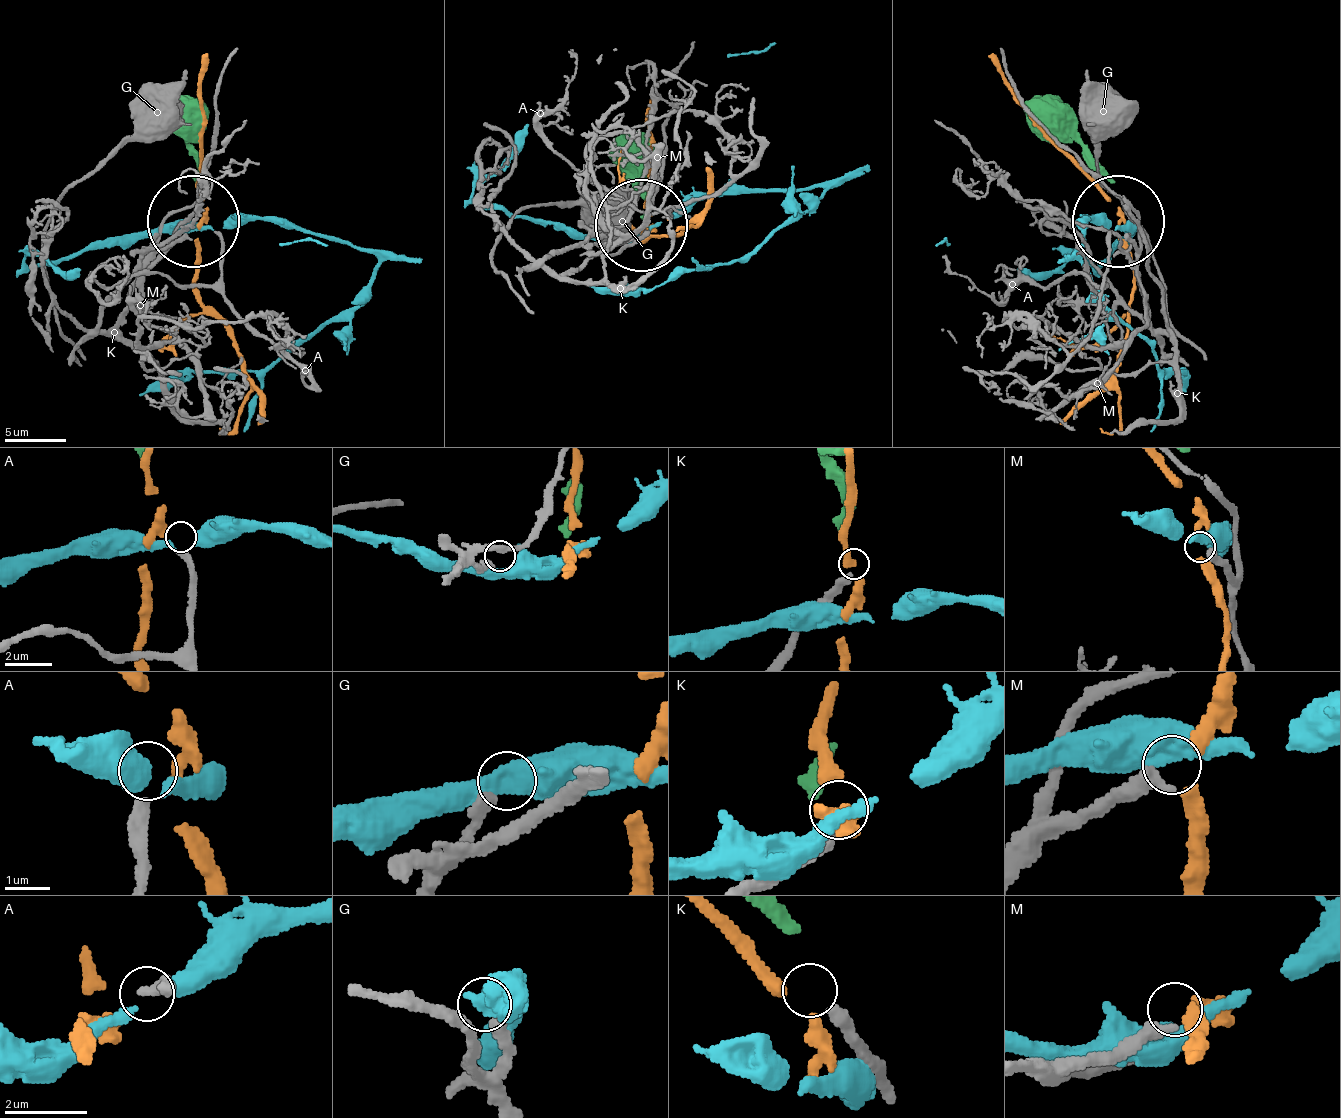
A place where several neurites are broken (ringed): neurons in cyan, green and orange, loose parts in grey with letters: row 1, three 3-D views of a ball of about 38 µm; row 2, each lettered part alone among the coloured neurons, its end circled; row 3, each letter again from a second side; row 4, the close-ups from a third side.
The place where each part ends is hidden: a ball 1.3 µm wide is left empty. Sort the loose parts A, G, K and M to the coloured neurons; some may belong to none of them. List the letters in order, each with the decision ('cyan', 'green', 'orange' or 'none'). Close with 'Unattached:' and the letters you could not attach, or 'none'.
A: none
G: none
K: none
M: none
Unattached: A, G, K, M

